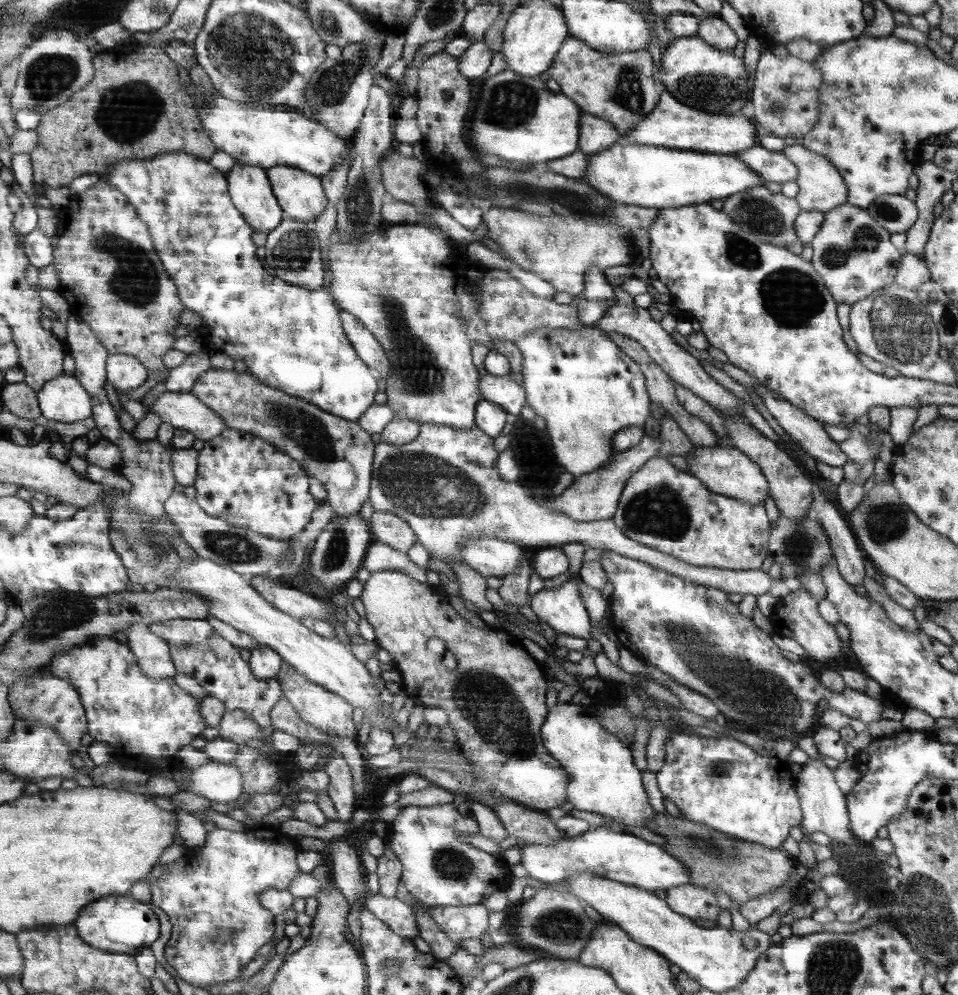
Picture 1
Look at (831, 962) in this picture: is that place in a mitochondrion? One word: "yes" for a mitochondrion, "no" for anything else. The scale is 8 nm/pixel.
yes

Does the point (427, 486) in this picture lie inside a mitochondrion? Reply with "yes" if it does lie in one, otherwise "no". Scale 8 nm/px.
yes

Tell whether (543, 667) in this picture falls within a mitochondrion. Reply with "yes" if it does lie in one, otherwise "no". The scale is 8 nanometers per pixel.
no

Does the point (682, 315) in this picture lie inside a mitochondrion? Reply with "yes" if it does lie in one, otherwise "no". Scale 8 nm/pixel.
no

